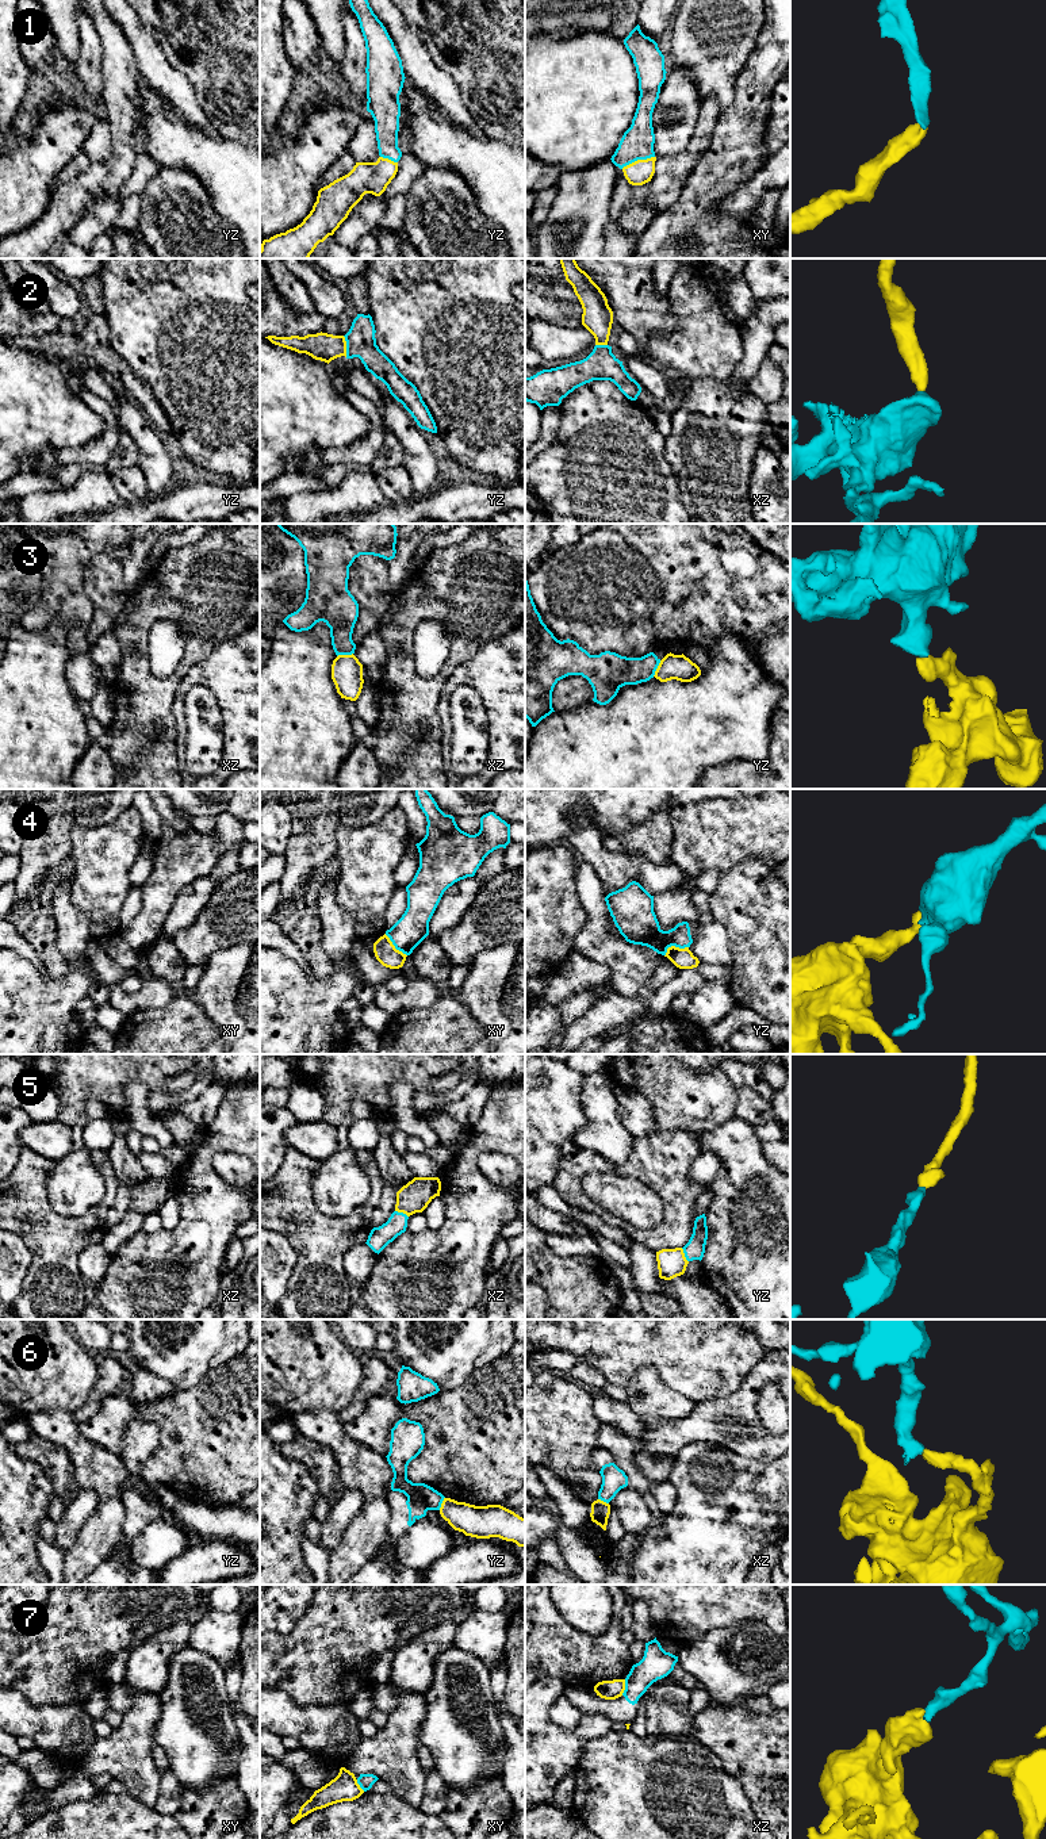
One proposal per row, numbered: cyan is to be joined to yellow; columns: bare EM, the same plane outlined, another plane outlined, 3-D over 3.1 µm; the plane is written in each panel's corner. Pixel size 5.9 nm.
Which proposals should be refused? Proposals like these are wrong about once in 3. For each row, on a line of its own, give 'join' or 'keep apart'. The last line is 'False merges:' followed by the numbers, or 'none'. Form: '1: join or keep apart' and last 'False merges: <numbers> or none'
1: join
2: join
3: keep apart
4: keep apart
5: join
6: join
7: keep apart
False merges: 3, 4, 7

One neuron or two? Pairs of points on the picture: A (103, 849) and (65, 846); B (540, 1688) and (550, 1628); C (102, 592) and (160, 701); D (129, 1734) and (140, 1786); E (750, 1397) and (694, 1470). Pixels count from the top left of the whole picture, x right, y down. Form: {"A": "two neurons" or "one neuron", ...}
{"A": "two neurons", "B": "two neurons", "C": "two neurons", "D": "one neuron", "E": "two neurons"}

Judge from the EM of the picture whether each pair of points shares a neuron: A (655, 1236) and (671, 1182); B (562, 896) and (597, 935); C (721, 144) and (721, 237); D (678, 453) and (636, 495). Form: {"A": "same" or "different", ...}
{"A": "same", "B": "different", "C": "same", "D": "different"}

